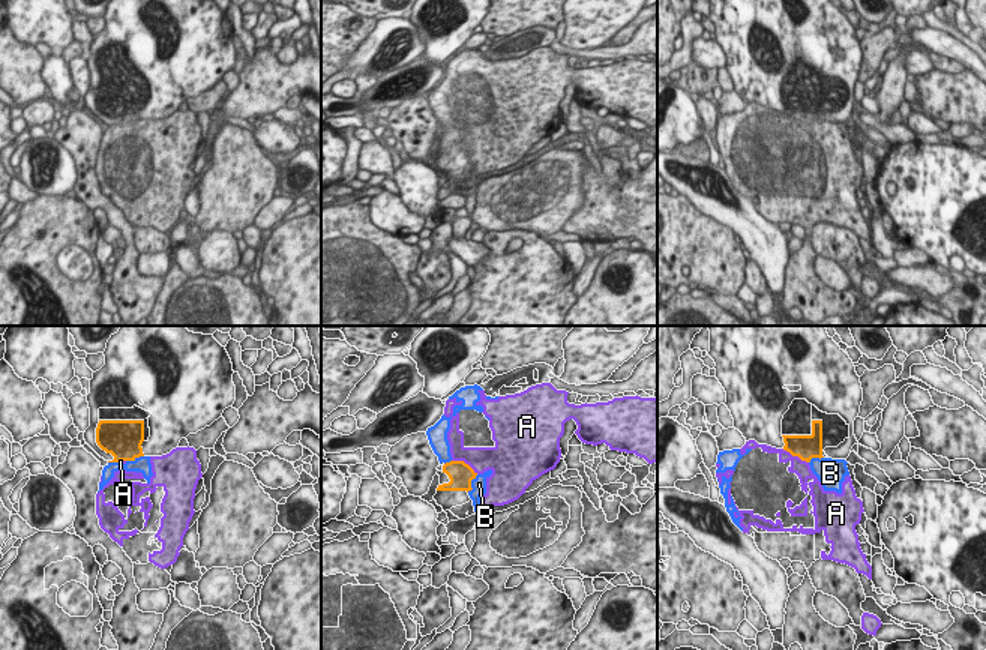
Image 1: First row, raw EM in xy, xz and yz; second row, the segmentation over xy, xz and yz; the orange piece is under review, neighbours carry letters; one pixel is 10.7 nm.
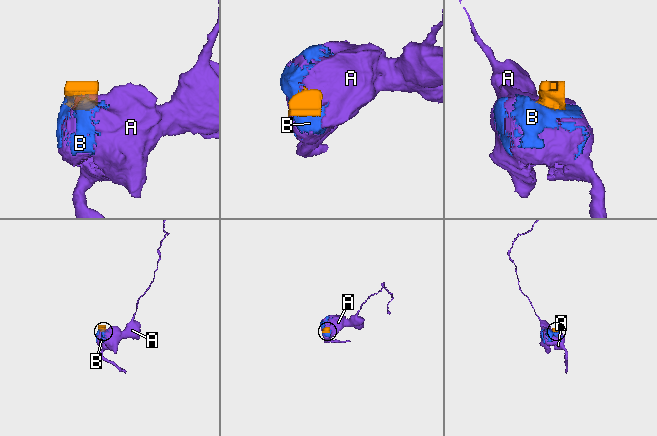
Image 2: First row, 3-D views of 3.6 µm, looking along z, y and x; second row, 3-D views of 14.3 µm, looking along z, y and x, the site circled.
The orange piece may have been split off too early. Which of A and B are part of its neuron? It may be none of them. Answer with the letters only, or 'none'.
none

